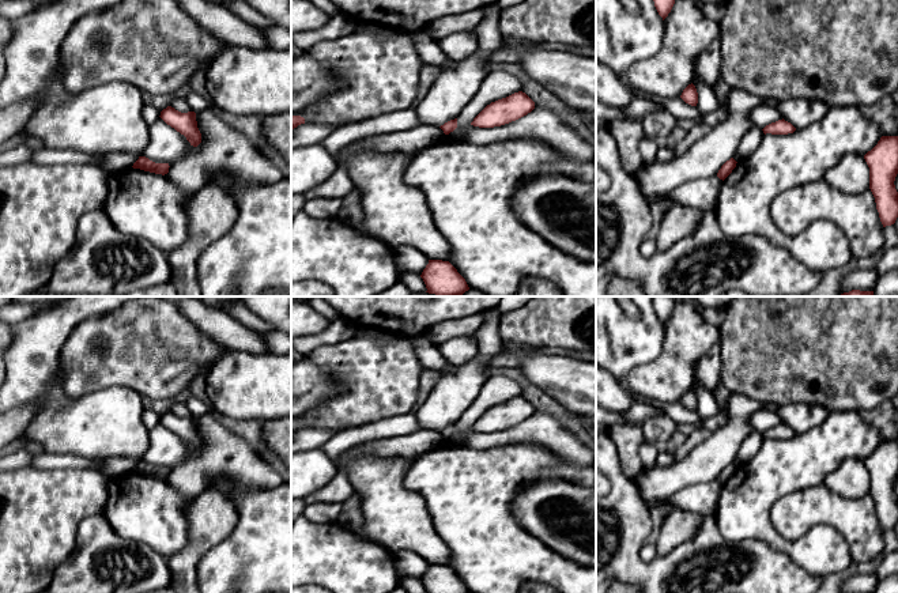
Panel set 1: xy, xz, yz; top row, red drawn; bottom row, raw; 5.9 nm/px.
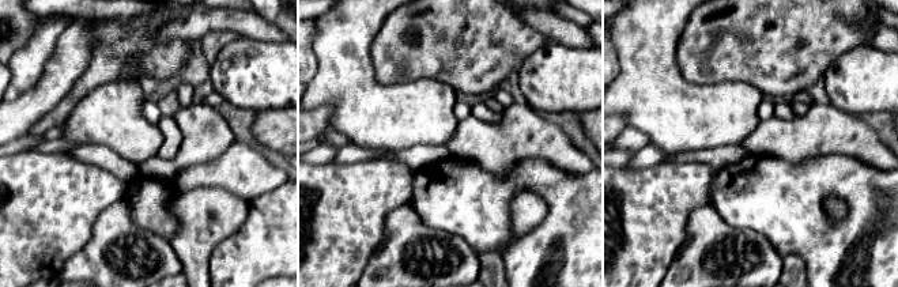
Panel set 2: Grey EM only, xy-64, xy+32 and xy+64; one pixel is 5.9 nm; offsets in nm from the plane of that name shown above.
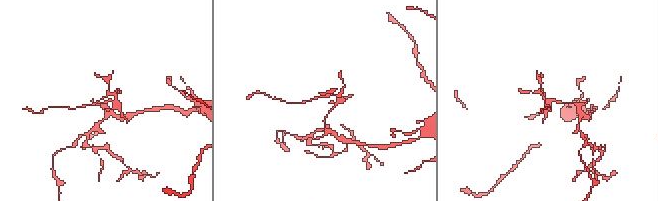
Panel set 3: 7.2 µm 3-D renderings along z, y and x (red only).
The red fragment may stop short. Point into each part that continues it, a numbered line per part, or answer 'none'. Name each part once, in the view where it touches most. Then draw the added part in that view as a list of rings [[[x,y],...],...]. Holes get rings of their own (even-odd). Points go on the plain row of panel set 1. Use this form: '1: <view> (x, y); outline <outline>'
none

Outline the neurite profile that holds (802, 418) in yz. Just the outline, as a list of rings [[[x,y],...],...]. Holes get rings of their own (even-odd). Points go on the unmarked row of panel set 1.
[[[795,403],[777,407],[776,413],[785,426],[791,427],[796,434],[803,434],[823,424],[830,411],[820,405]]]

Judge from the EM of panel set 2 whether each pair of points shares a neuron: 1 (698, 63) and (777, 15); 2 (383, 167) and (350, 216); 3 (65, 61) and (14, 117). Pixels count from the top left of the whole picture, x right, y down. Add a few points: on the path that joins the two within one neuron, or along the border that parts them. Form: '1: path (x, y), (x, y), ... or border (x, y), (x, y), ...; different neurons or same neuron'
1: path (717, 44), (725, 38), (754, 34), (758, 30); same neuron
2: path (378, 180), (354, 204); same neuron
3: path (59, 76), (29, 106); same neuron

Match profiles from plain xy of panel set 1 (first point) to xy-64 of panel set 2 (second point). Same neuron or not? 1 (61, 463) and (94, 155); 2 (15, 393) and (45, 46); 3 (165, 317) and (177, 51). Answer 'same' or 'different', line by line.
1: same
2: same
3: same

